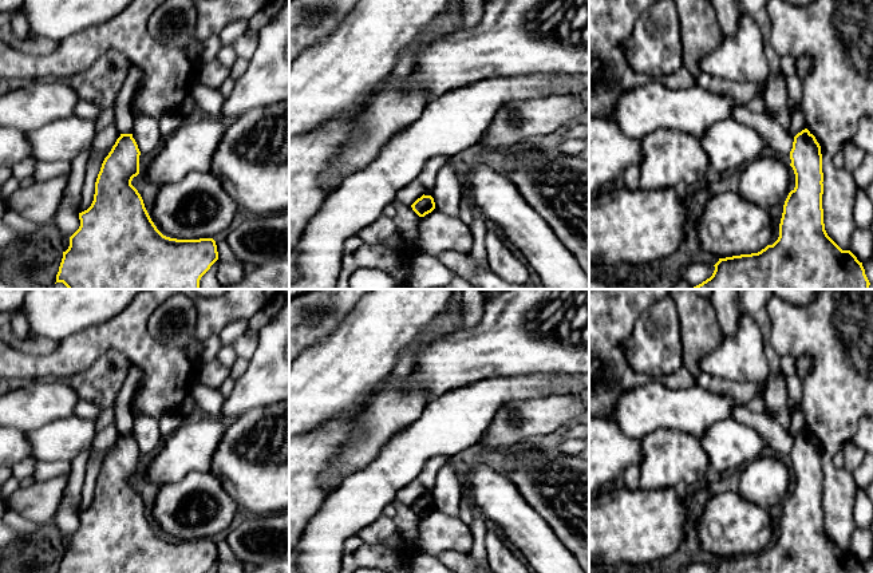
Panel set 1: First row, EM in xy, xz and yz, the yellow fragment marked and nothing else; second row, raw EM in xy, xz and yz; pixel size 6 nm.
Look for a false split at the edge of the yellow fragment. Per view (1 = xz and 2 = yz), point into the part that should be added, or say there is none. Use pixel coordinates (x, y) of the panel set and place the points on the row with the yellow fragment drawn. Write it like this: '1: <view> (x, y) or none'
1: none
2: none

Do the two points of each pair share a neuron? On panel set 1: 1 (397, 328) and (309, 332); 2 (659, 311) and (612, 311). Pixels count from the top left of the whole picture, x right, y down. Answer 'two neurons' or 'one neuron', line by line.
1: two neurons
2: two neurons

